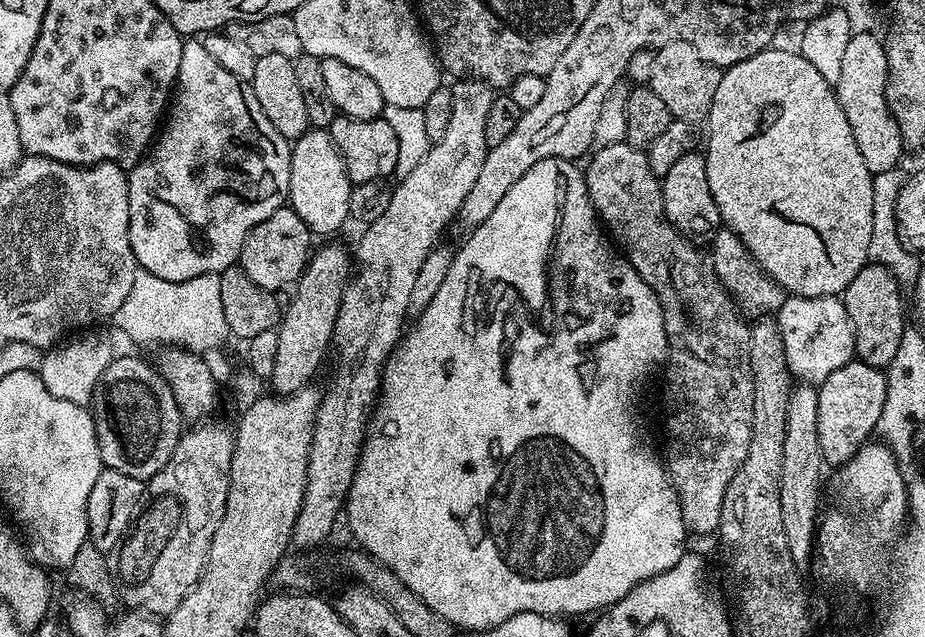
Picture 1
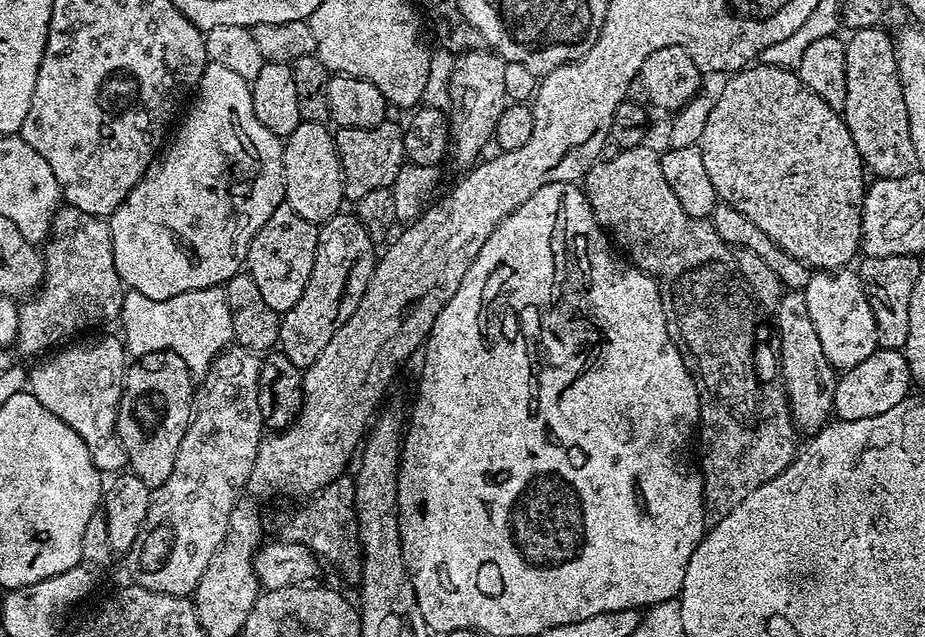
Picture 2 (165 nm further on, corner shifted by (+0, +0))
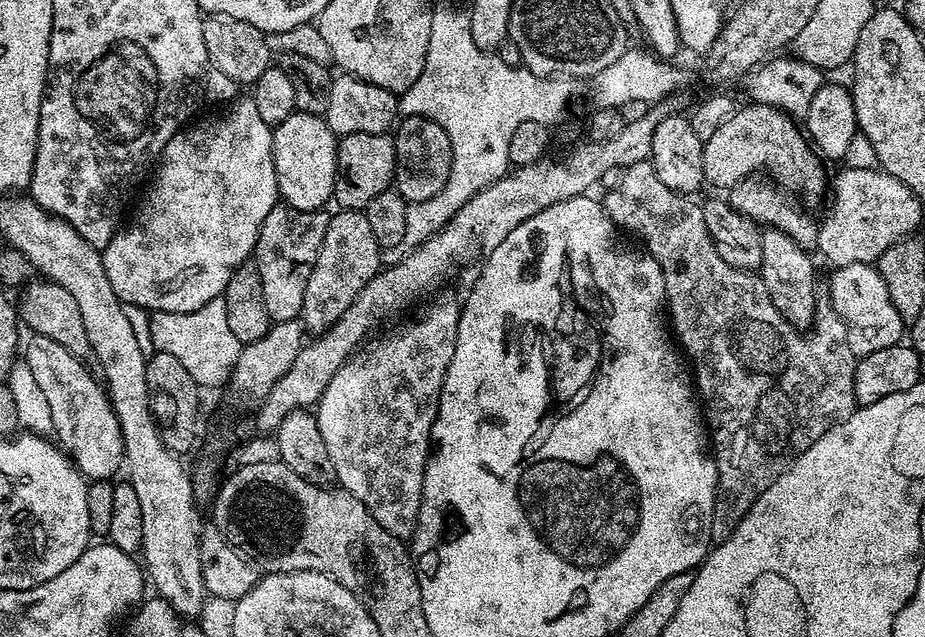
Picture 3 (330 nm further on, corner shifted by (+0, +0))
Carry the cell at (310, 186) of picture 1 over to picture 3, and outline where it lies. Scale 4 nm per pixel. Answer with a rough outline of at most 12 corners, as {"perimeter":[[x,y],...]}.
{"perimeter":[[294,111],[272,128],[279,199],[315,212],[333,199],[338,137]]}

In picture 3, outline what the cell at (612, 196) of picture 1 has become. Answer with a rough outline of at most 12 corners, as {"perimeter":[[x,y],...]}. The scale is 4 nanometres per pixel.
{"perimeter":[[651,162],[604,212],[641,236],[716,457],[712,539],[826,434],[792,325]]}

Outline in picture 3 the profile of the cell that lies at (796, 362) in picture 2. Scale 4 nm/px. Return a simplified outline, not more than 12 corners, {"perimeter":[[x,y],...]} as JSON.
{"perimeter":[[780,230],[760,233],[758,275],[799,330],[816,316],[813,257]]}

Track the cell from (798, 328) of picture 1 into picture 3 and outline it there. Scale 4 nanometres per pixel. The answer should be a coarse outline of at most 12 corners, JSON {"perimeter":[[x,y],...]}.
{"perimeter":[[872,264],[833,271],[828,296],[857,358],[906,325]]}

